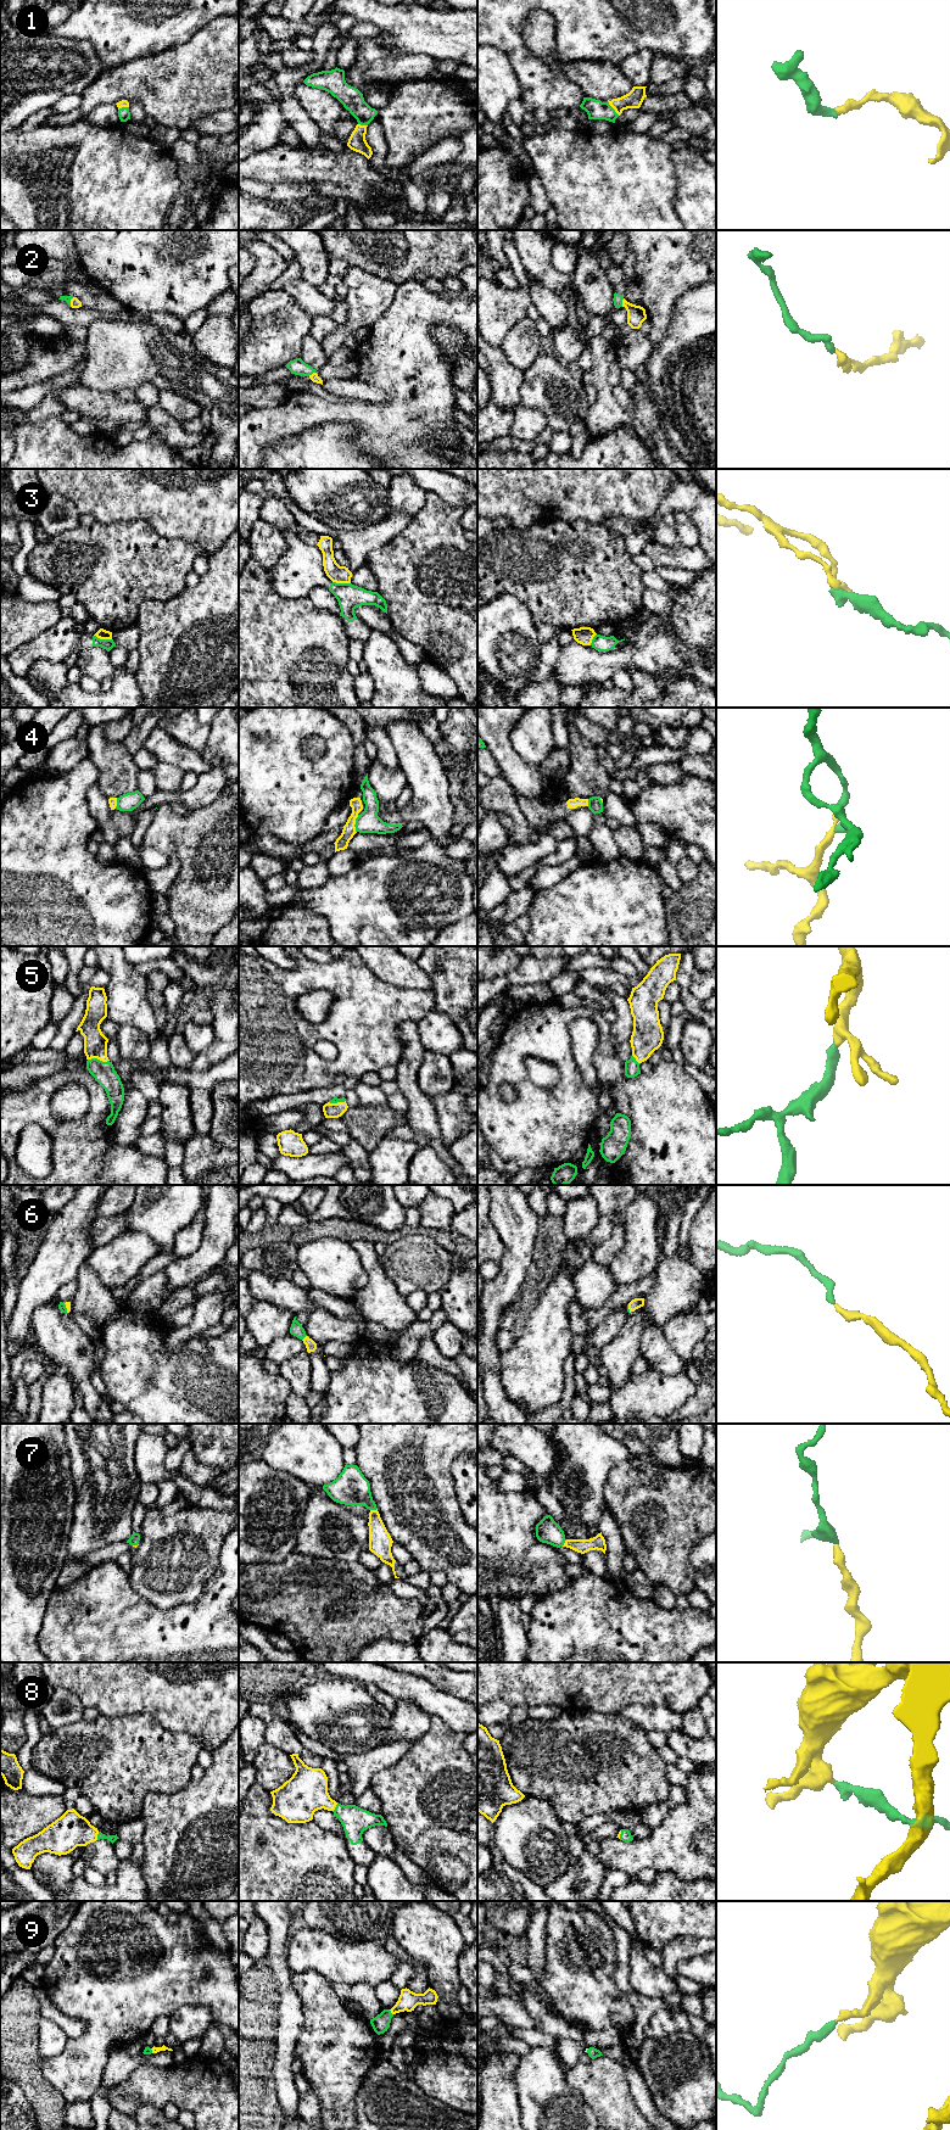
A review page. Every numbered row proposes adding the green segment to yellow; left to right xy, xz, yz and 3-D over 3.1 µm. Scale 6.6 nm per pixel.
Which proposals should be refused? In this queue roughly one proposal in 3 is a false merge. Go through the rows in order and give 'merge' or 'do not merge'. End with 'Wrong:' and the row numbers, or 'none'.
1: merge
2: merge
3: do not merge
4: do not merge
5: merge
6: merge
7: merge
8: merge
9: merge
Wrong: 3, 4

